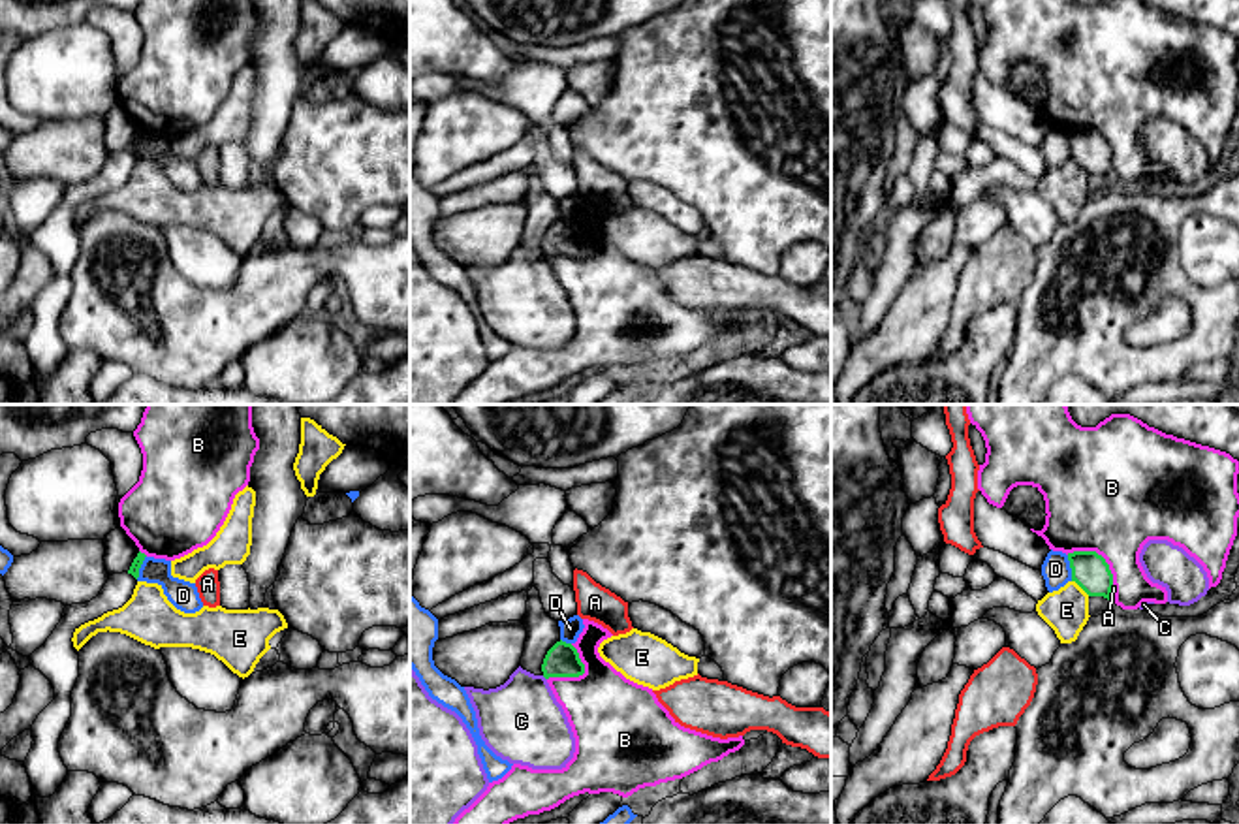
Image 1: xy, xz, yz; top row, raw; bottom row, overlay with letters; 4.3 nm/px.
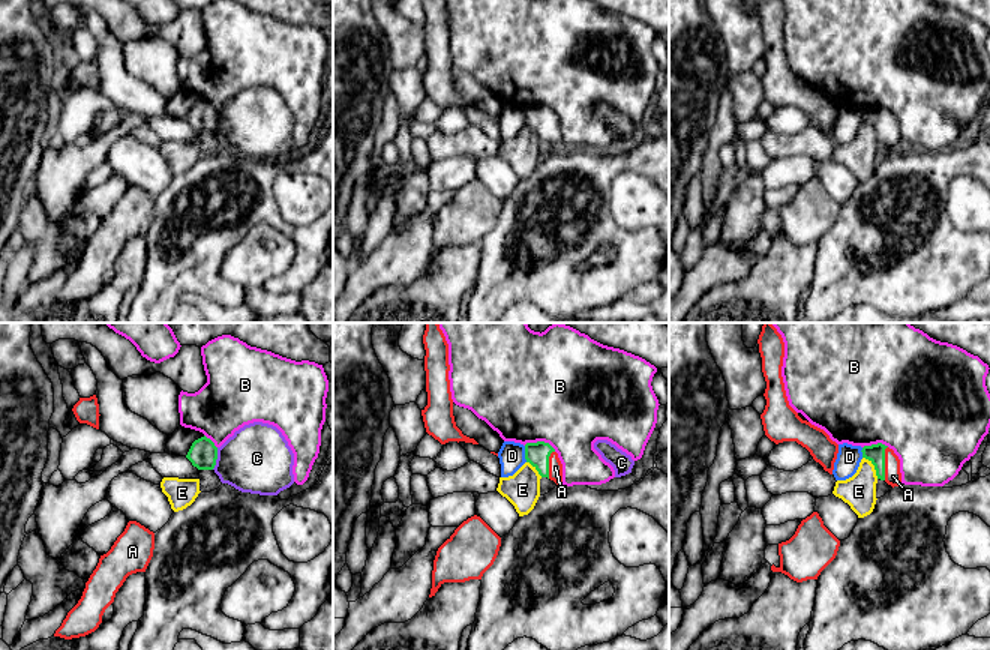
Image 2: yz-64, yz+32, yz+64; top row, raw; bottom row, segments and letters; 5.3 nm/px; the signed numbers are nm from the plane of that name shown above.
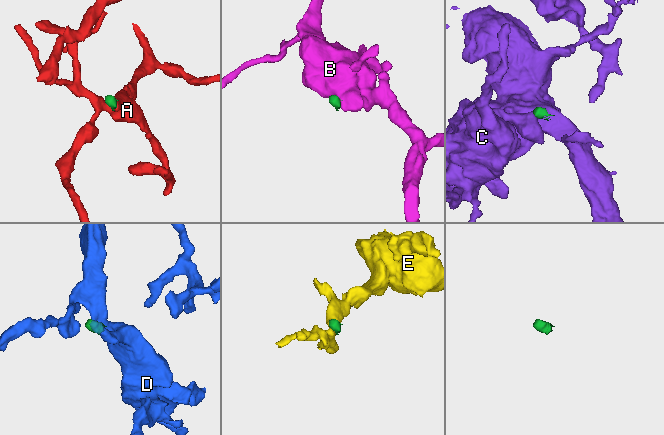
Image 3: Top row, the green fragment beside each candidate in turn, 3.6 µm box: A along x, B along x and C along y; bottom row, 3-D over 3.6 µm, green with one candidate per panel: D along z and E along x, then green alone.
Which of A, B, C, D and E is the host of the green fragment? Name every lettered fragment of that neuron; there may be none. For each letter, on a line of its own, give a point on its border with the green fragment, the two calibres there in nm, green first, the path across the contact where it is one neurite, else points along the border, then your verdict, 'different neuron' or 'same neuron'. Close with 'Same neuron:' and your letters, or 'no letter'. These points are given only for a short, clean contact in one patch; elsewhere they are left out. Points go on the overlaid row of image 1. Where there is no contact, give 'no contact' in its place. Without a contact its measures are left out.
A: yz (1110, 591) | 160/20 nm | across yz (1089, 570), (1110, 591), (1113, 587) | same neuron
B: xz (580, 674) | 140/360 nm | along xz (572, 644), (583, 672), (578, 676), (551, 676), (548, 680) | different neuron
C: no contact | different neuron
D: yz (1070, 567) | 160/120 nm | different neuron
E: yz (1082, 587) | 160/190 nm | along yz (1072, 580), (1089, 595) | different neuron
Same neuron: A

